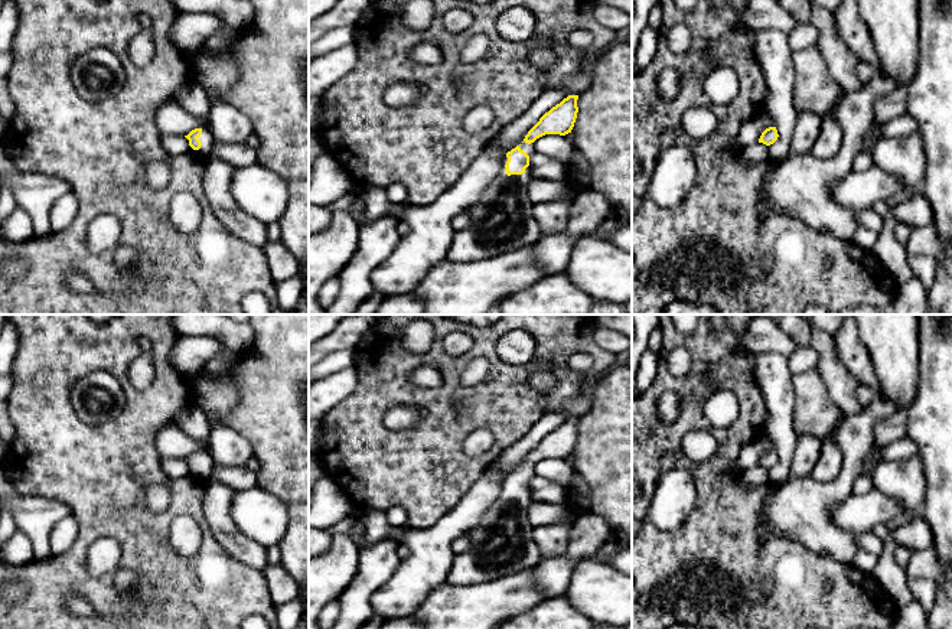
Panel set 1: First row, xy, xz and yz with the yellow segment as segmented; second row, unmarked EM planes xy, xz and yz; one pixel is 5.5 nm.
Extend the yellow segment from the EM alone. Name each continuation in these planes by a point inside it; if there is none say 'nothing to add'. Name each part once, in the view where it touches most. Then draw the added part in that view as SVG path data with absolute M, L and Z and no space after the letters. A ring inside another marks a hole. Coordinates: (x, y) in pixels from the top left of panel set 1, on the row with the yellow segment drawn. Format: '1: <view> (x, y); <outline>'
1: xz (501, 220); M505 156L498 176L467 211L470 224L454 232L447 260L479 261L535 244L542 238L526 192L532 179L529 167L522 175L508 176L506 162Z

